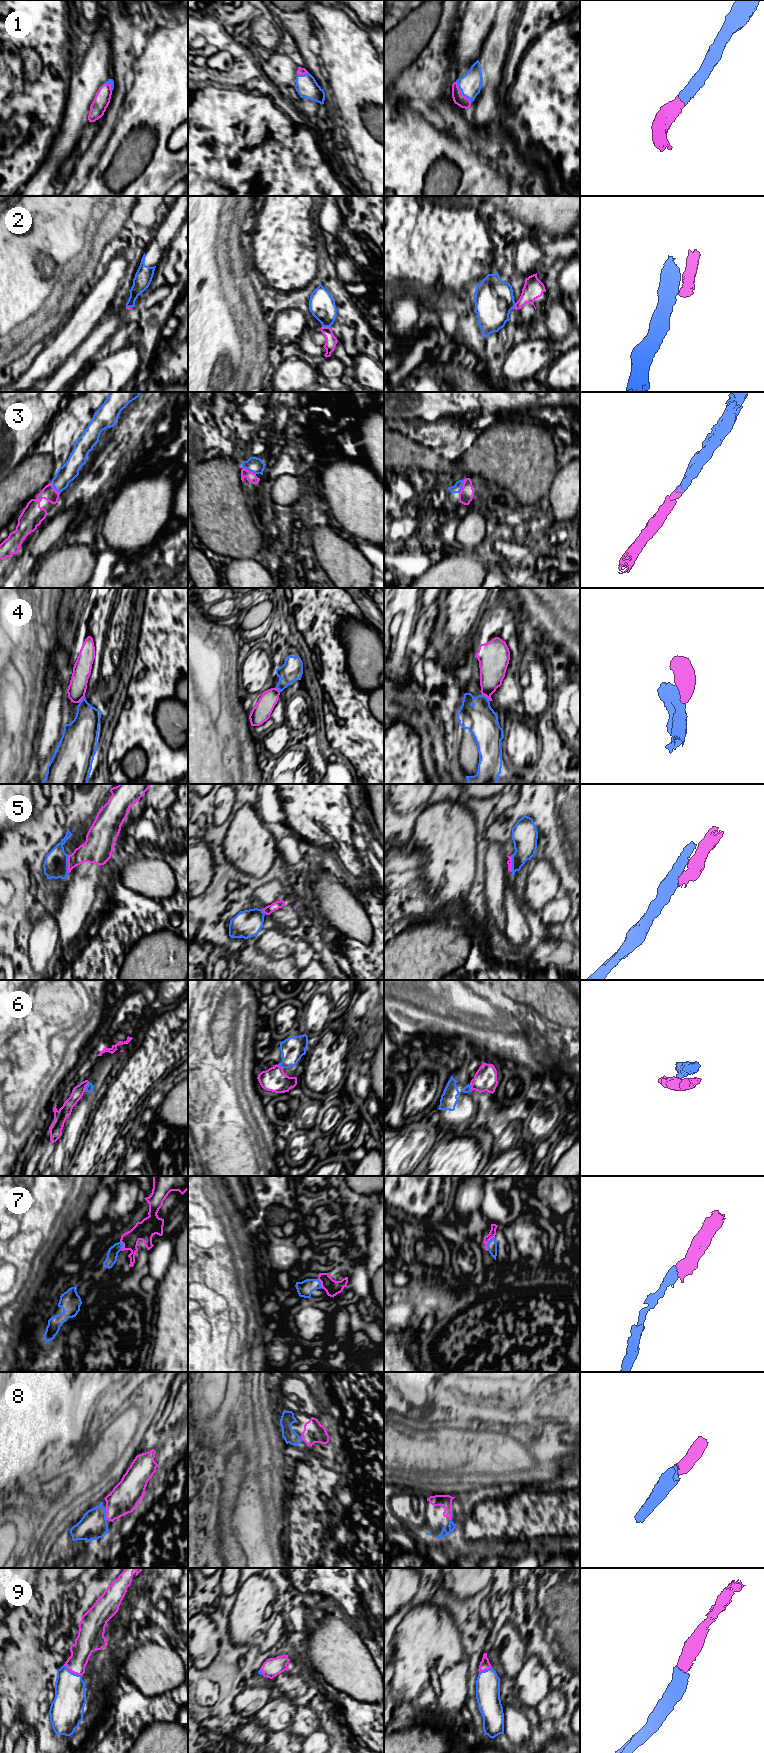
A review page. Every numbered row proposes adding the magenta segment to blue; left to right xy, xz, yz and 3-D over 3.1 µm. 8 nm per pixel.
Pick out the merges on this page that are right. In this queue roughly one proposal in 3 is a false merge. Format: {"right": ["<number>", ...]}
{"right": ["1", "3", "7", "8", "9"]}

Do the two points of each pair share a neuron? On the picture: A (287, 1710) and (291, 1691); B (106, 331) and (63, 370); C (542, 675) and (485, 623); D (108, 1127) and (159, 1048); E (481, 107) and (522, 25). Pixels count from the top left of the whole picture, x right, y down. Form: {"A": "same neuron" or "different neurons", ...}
{"A": "different neurons", "B": "same neuron", "C": "different neurons", "D": "same neuron", "E": "different neurons"}

